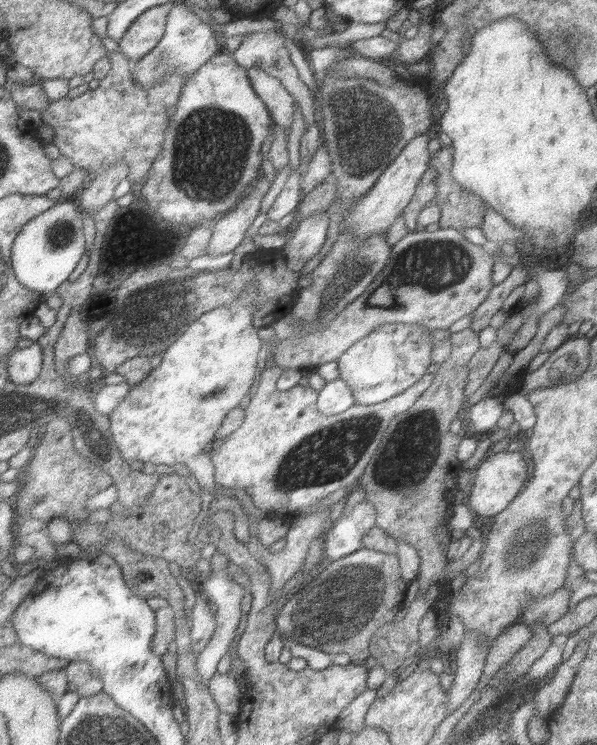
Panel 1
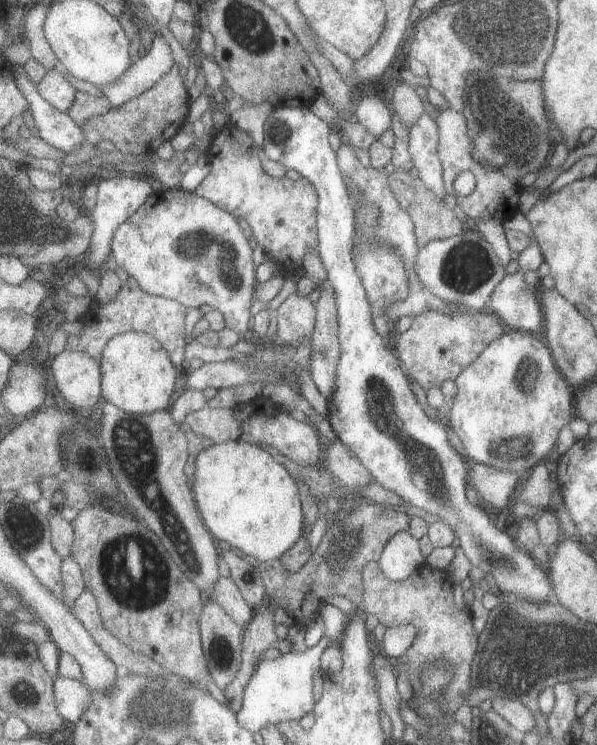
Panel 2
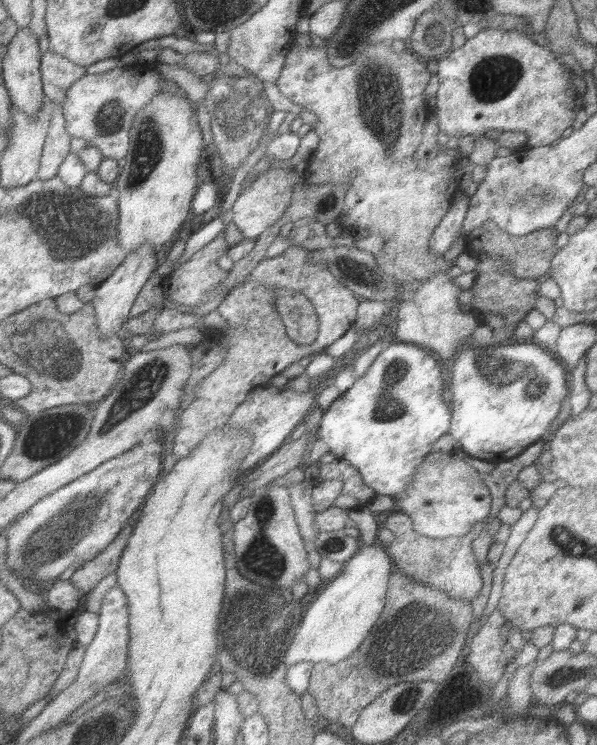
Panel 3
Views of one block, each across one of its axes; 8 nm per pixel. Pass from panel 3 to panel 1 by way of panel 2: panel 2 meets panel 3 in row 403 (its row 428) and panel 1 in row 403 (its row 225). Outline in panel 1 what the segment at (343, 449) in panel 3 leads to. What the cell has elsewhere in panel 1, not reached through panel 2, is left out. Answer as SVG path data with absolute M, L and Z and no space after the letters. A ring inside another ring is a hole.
M333 380L323 386L317 398L317 408L327 416L337 416L351 410L357 404L355 392L347 380Z

